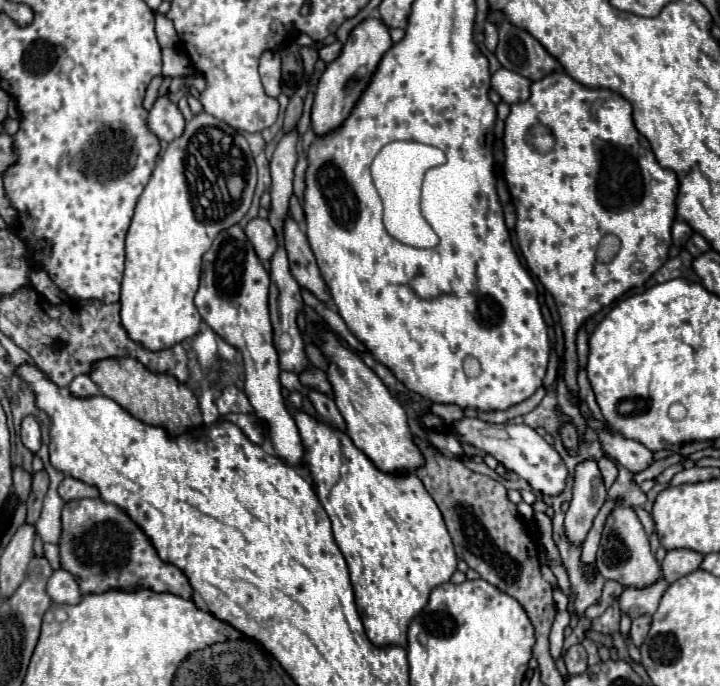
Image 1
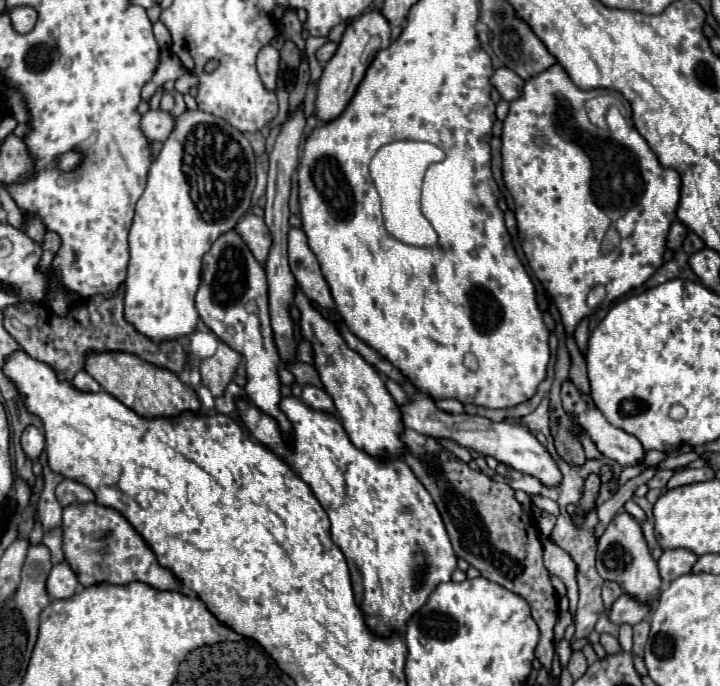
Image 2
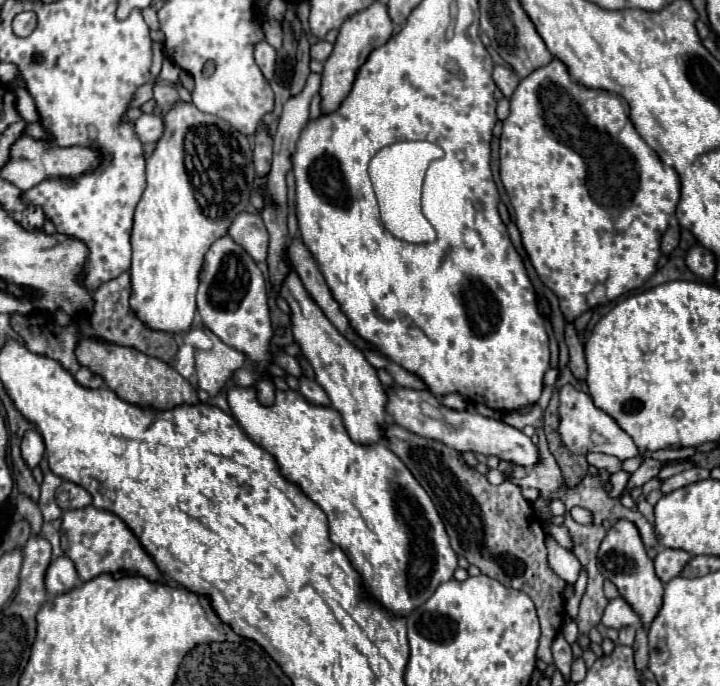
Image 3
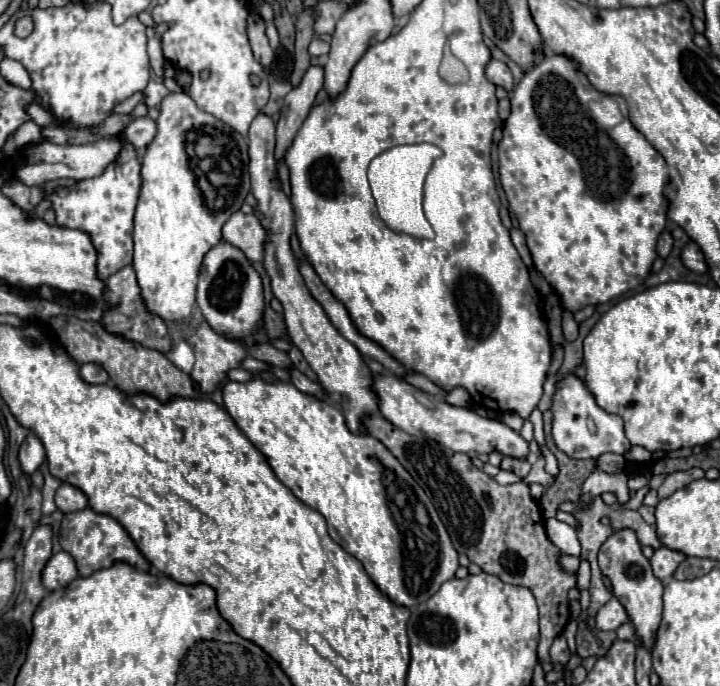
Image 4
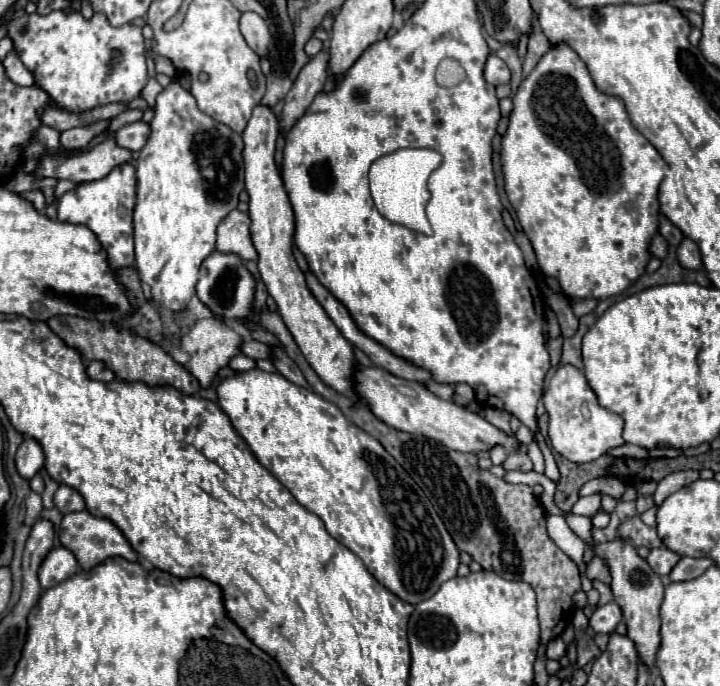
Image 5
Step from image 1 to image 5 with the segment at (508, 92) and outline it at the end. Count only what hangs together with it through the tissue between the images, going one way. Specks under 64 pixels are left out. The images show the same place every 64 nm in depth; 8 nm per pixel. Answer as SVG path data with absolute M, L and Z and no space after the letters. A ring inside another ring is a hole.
M490 54L488 62L486 62L486 68L484 68L484 78L492 86L510 84L510 70L496 54Z

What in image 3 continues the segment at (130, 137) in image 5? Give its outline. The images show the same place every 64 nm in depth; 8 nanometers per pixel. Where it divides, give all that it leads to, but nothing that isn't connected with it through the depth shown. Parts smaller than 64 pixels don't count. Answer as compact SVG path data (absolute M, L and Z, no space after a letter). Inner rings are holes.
M142 114L136 120L136 134L142 144L158 142L160 136L164 134L164 118L156 114Z

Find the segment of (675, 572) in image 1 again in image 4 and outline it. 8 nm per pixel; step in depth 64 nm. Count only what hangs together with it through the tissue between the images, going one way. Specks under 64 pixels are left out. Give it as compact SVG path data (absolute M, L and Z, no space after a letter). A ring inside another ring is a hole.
M658 548L652 556L652 570L654 570L654 576L660 578L660 580L668 580L674 576L676 568L680 566L680 562L684 562L684 554L682 552L676 552L676 550L670 550L670 548Z

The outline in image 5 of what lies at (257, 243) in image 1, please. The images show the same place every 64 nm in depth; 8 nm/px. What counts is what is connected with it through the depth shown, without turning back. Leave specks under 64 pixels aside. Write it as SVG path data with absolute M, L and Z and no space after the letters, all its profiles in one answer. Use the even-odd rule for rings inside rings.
M232 210L218 226L216 248L220 252L236 252L242 260L258 260L258 252L250 236L250 216L240 210Z

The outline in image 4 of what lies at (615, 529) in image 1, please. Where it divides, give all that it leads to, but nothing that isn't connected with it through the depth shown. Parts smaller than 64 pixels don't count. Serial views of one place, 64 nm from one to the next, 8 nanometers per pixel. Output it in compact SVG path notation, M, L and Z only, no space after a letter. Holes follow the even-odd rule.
M630 528L616 530L602 544L602 548L598 552L598 564L600 564L602 574L612 582L614 596L624 604L632 624L636 626L636 636L640 636L640 640L644 640L644 644L652 646L652 640L654 640L654 634L656 634L656 628L658 628L660 616L662 616L662 592L664 592L664 586L652 574L650 562L642 554L642 546L640 546L634 530L630 530Z

